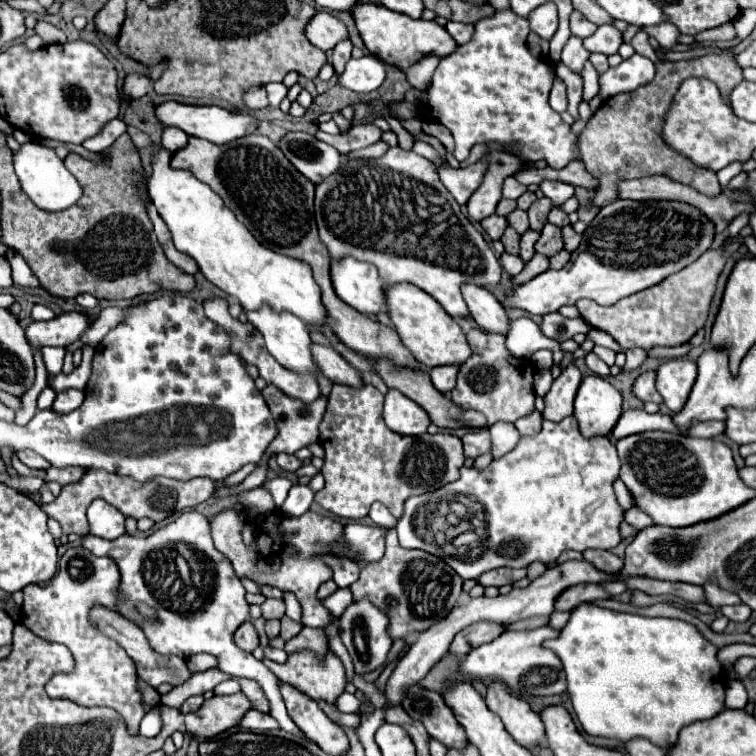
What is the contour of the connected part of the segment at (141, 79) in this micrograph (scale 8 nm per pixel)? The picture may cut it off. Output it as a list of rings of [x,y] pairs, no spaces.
[[[127,74],[125,82],[123,82],[123,92],[129,98],[141,98],[141,96],[145,96],[149,92],[149,86],[151,86],[151,80],[147,76]]]

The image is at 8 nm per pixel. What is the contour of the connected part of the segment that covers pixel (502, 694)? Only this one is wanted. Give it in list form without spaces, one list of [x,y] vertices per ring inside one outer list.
[[[493,682],[487,686],[487,708],[501,718],[505,730],[513,736],[513,740],[527,750],[533,750],[545,740],[545,726],[541,716],[531,710],[531,706],[513,696],[501,682]]]

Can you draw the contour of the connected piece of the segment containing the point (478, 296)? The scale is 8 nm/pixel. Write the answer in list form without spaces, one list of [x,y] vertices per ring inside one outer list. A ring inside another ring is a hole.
[[[463,284],[463,298],[467,300],[471,318],[479,324],[481,330],[503,332],[505,336],[509,334],[507,310],[489,290],[475,284]]]

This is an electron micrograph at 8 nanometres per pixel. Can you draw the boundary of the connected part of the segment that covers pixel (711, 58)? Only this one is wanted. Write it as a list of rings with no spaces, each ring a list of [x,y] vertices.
[[[709,54],[695,60],[659,62],[657,76],[653,82],[639,86],[633,92],[623,92],[613,96],[611,100],[605,100],[579,136],[581,160],[587,172],[591,172],[595,180],[599,180],[599,188],[595,188],[593,196],[587,200],[587,206],[603,208],[613,200],[617,200],[615,184],[619,184],[619,180],[633,180],[633,178],[653,176],[653,174],[679,180],[681,184],[687,184],[711,198],[721,194],[721,184],[715,172],[711,172],[709,168],[699,168],[697,164],[691,164],[691,160],[687,160],[681,152],[675,152],[675,148],[671,148],[663,140],[663,124],[665,124],[667,112],[671,110],[671,100],[675,98],[673,94],[677,92],[679,84],[683,84],[683,80],[687,78],[713,80],[721,96],[725,98],[725,102],[731,104],[729,102],[731,88],[743,82],[743,70],[735,64],[731,54]]]

